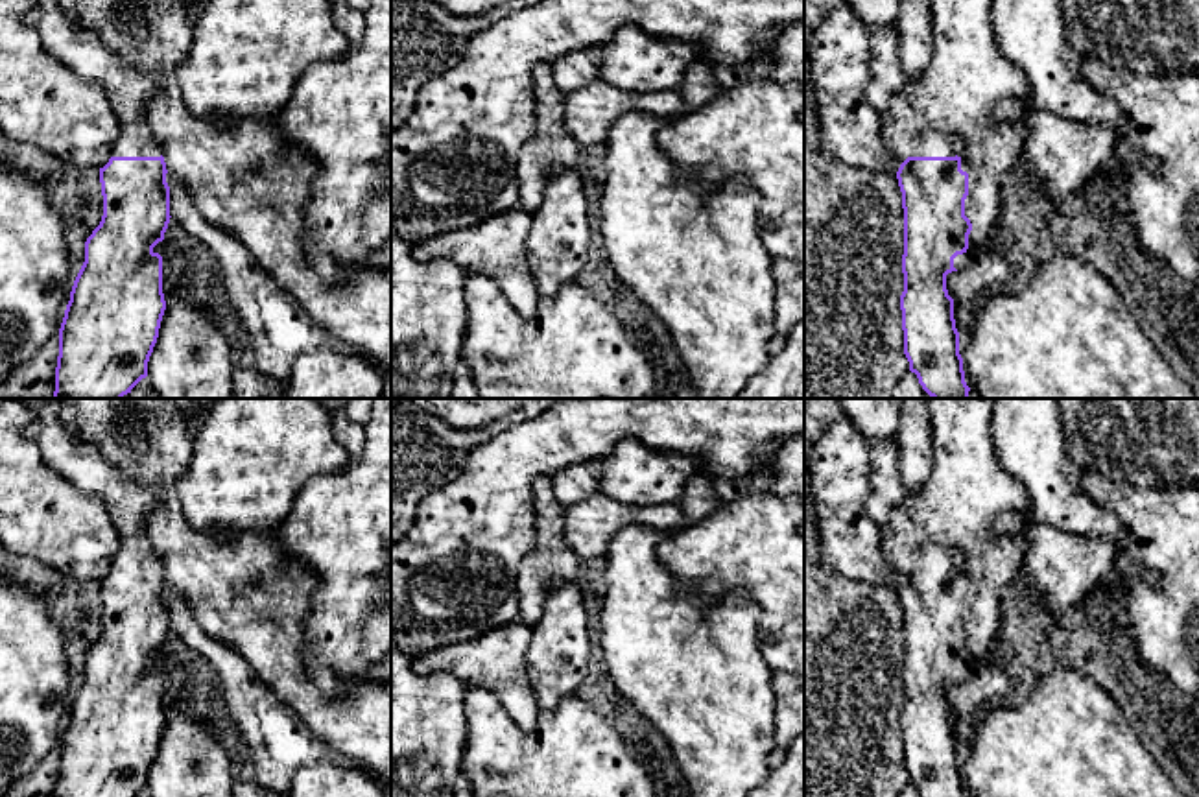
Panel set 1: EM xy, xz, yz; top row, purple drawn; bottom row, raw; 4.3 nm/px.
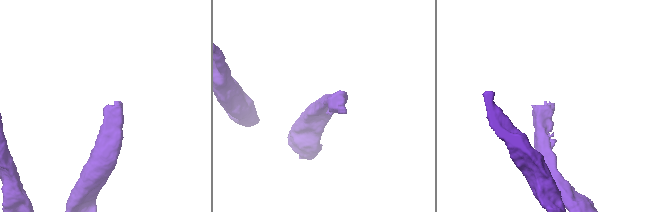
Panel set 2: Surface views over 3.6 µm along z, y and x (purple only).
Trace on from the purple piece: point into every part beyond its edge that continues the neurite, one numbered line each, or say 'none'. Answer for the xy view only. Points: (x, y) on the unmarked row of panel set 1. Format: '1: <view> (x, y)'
1: xy (80, 462)

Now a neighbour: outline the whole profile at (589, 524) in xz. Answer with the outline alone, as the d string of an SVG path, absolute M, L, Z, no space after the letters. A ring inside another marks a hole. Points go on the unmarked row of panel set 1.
M601 493L566 506L564 539L583 563L601 563L614 531L646 526L655 531L675 531L688 520L679 504L659 504L636 509Z

